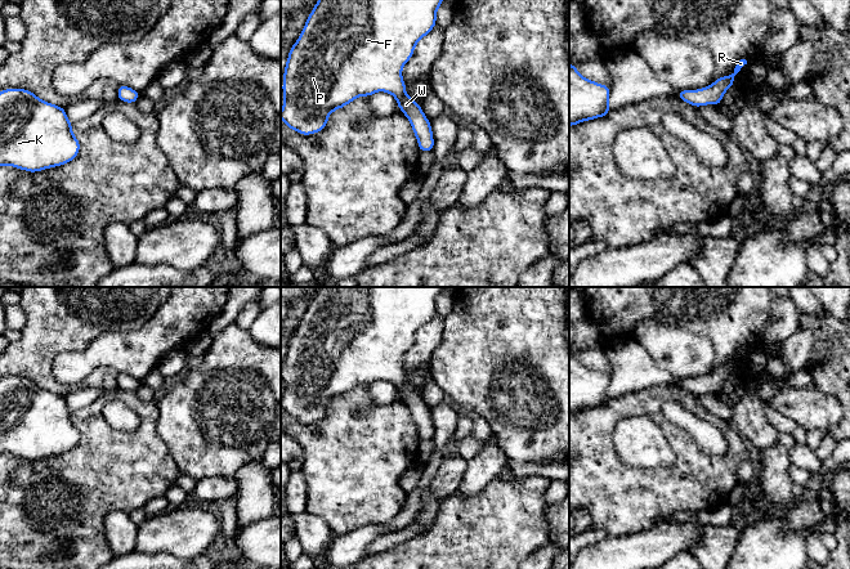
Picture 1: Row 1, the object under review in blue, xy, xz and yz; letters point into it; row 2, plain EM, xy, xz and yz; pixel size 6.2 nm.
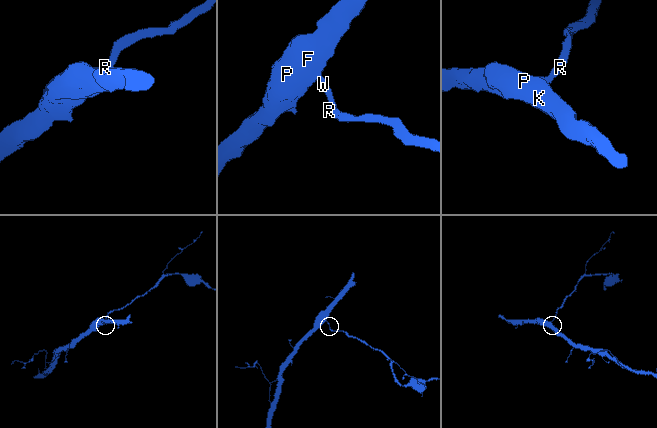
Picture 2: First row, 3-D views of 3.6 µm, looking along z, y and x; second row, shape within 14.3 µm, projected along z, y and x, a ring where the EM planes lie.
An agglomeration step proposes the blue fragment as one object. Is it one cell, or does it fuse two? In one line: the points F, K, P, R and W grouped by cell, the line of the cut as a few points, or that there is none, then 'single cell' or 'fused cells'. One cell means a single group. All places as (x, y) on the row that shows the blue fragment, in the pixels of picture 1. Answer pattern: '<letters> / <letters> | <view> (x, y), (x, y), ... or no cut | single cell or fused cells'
F K P R W | no cut | single cell

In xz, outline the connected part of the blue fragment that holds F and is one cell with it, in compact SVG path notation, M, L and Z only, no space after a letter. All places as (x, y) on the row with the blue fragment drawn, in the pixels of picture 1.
M318 0L304 28L290 48L283 72L283 107L281 120L301 135L312 135L327 126L328 116L355 98L371 97L377 91L392 94L398 108L408 118L420 152L433 152L431 124L419 103L407 95L402 77L404 64L412 58L416 44L437 24L437 10L443 0Z

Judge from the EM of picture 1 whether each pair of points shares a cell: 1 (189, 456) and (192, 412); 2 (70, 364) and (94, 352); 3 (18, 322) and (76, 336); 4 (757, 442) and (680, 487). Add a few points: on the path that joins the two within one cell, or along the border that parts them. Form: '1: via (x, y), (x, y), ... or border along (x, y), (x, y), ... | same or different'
1: via (192, 446), (192, 422) | same
2: via (76, 364), (83, 363), (88, 358) | same
3: border along (18, 304), (25, 314), (25, 326), (21, 330) | different
4: border along (732, 425), (755, 452) | different

